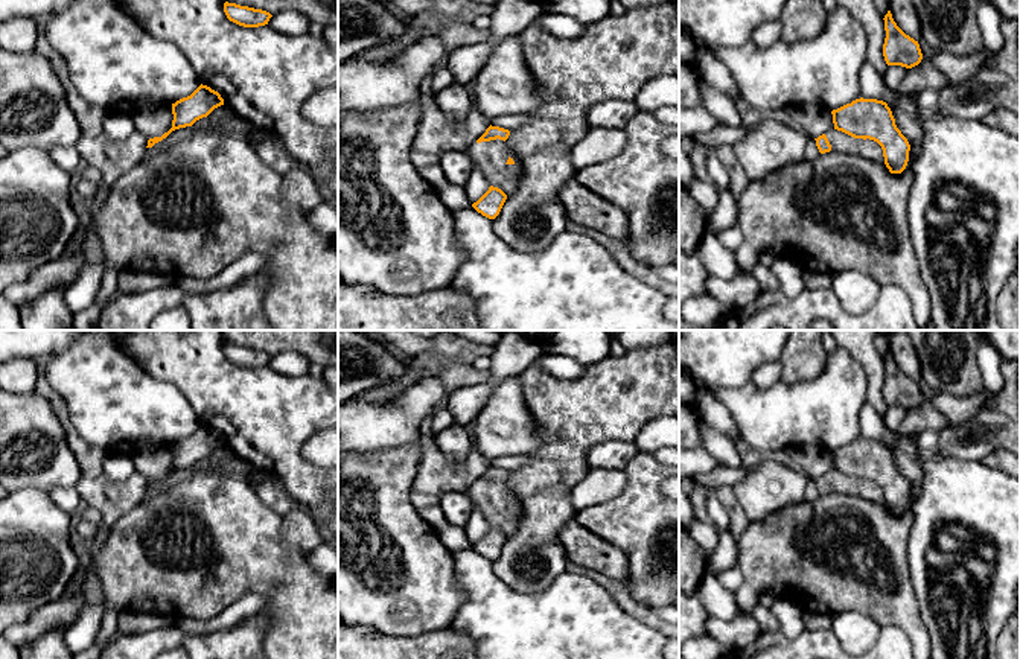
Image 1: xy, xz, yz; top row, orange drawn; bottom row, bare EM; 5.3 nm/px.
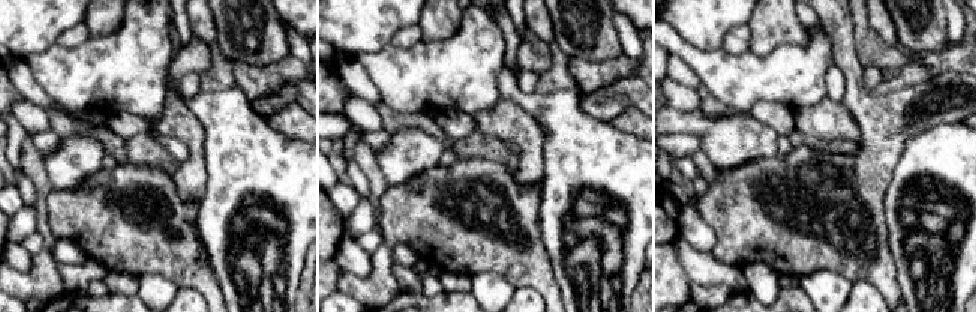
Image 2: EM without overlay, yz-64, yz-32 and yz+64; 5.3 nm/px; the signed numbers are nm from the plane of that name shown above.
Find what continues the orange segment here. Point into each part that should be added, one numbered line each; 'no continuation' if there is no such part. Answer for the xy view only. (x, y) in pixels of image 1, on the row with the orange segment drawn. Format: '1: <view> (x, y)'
1: xy (223, 113)

